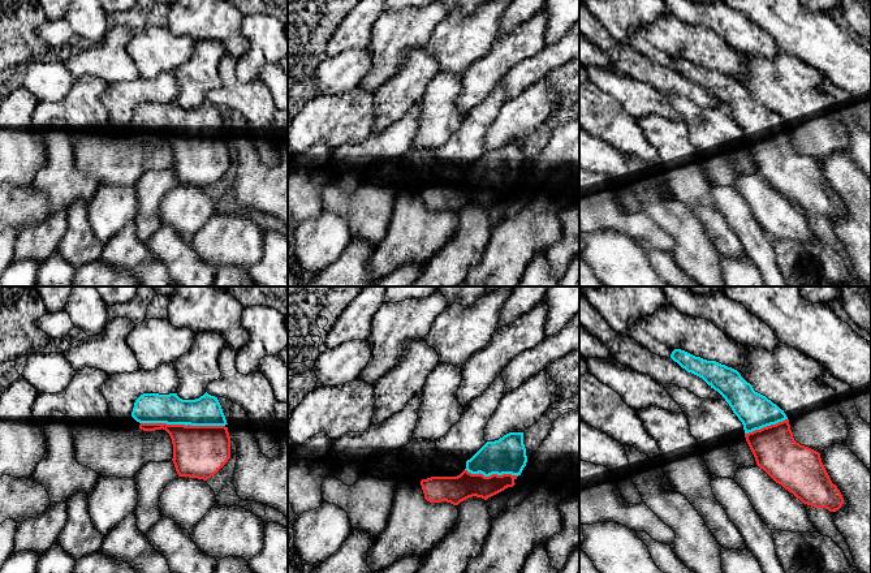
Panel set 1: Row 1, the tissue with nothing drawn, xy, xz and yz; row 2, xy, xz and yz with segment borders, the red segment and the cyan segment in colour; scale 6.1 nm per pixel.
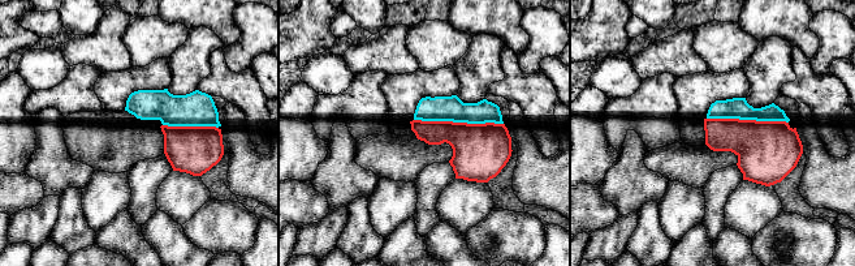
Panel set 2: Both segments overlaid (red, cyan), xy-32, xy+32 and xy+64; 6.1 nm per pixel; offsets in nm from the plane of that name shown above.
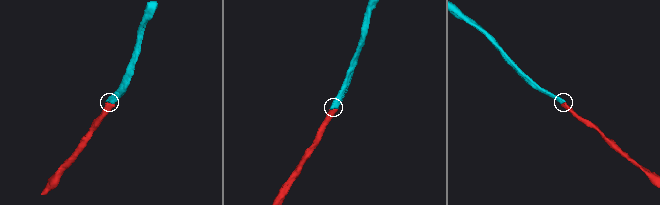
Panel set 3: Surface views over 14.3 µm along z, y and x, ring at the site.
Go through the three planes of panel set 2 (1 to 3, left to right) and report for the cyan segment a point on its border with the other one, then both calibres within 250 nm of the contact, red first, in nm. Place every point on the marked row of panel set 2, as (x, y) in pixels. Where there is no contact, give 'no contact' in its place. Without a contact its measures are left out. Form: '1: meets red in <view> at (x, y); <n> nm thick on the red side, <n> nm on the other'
1: meets red in xy-32 at (190, 127); 300 nm thick on the red side, 220 nm on the other
2: meets red in xy+32 at (458, 123); 340 nm thick on the red side, 160 nm on the other
3: meets red in xy+64 at (747, 120); 380 nm thick on the red side, 130 nm on the other

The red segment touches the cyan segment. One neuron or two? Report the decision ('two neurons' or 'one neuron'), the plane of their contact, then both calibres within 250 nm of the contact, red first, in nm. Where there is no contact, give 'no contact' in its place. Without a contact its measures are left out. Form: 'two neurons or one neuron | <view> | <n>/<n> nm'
one neuron | xy | 320/190 nm

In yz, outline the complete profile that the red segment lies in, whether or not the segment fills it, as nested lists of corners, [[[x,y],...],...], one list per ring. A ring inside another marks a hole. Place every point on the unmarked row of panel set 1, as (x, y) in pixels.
[[[674,57],[671,66],[717,99],[743,133],[756,173],[803,212],[838,219],[844,206],[832,191],[820,161],[793,146],[784,119],[754,99],[741,82],[716,69]]]

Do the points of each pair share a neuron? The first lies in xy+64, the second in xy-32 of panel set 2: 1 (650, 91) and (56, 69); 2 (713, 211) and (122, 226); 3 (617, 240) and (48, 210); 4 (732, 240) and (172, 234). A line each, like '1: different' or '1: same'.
1: different
2: different
3: same
4: same

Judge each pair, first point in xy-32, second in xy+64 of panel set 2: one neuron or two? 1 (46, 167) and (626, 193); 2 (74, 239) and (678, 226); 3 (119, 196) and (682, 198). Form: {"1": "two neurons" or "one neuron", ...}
{"1": "one neuron", "2": "two neurons", "3": "one neuron"}

